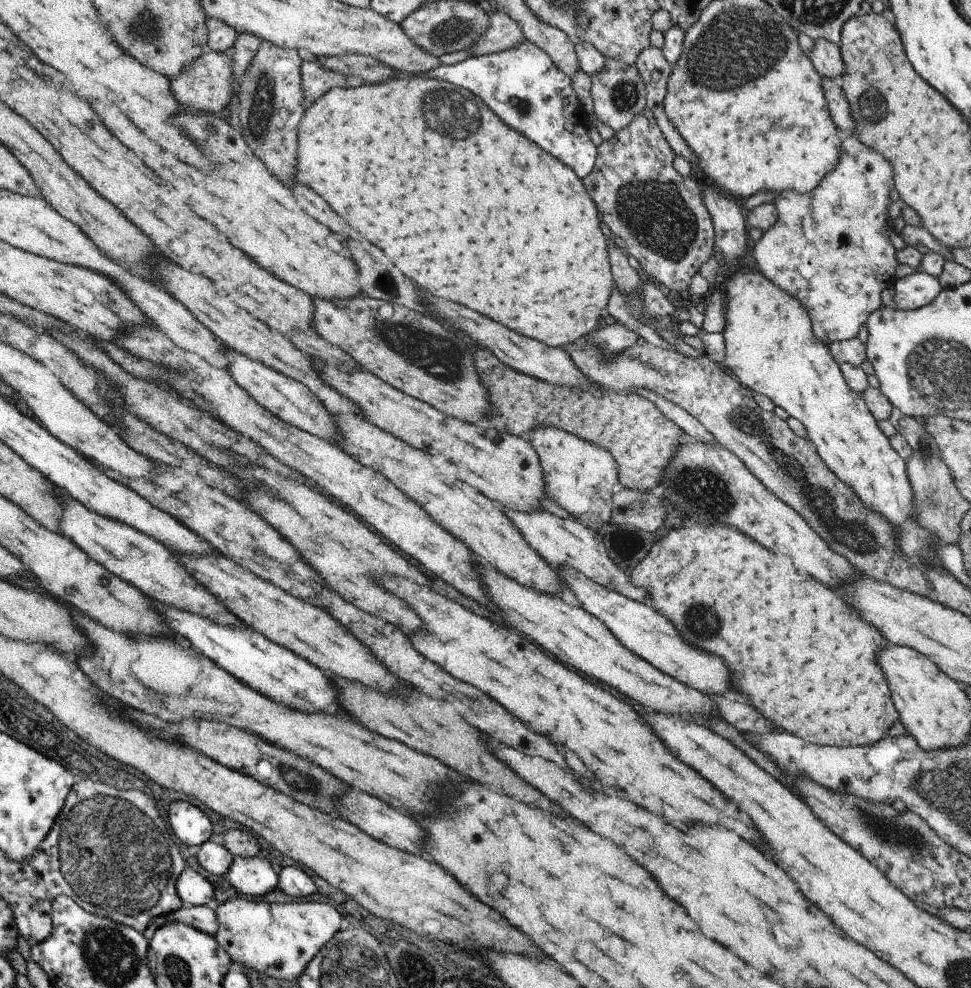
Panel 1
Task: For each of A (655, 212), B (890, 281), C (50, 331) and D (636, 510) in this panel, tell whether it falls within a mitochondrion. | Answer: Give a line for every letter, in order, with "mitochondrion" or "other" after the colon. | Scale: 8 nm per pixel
A: mitochondrion
B: other
C: other
D: mitochondrion

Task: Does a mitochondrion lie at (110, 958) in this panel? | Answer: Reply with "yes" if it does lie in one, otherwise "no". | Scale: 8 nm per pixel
yes

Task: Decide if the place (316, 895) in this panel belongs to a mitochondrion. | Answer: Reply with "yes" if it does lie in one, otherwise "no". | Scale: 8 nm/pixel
no

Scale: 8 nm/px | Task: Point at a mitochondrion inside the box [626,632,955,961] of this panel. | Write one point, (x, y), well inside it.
(891, 834)

